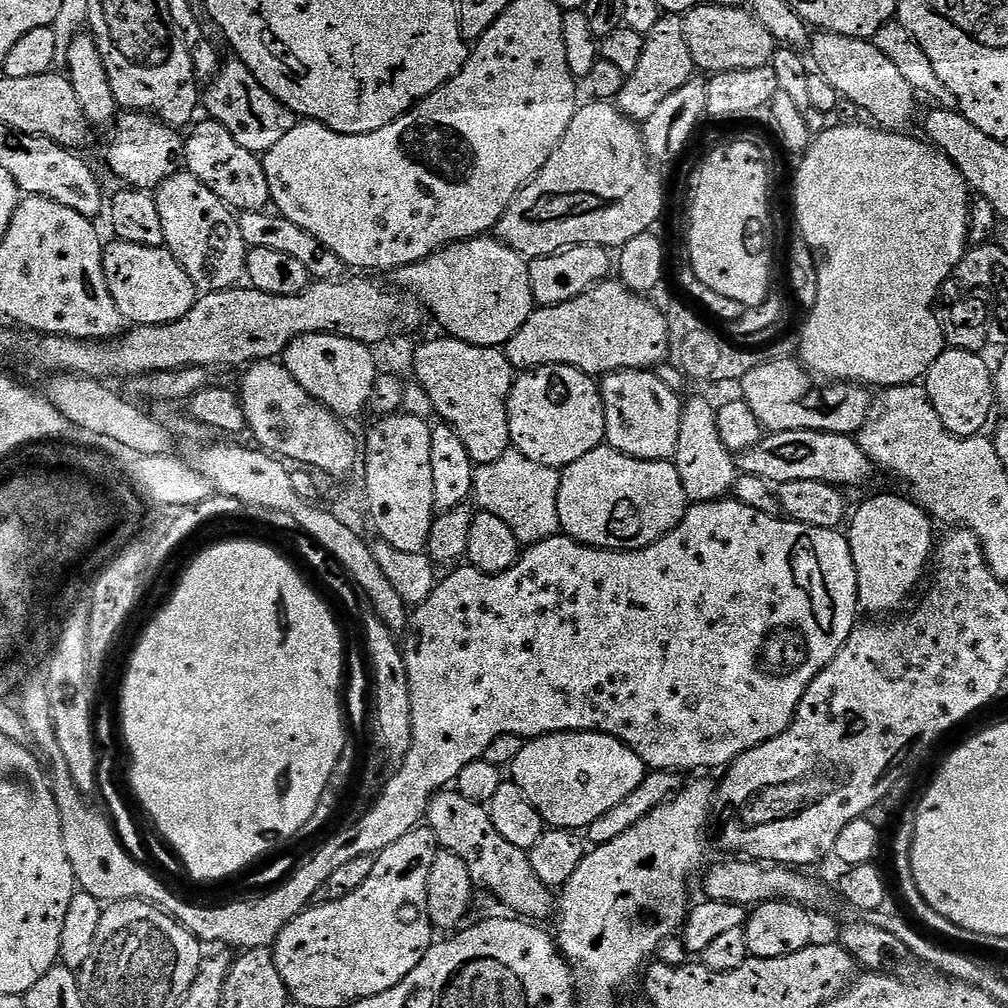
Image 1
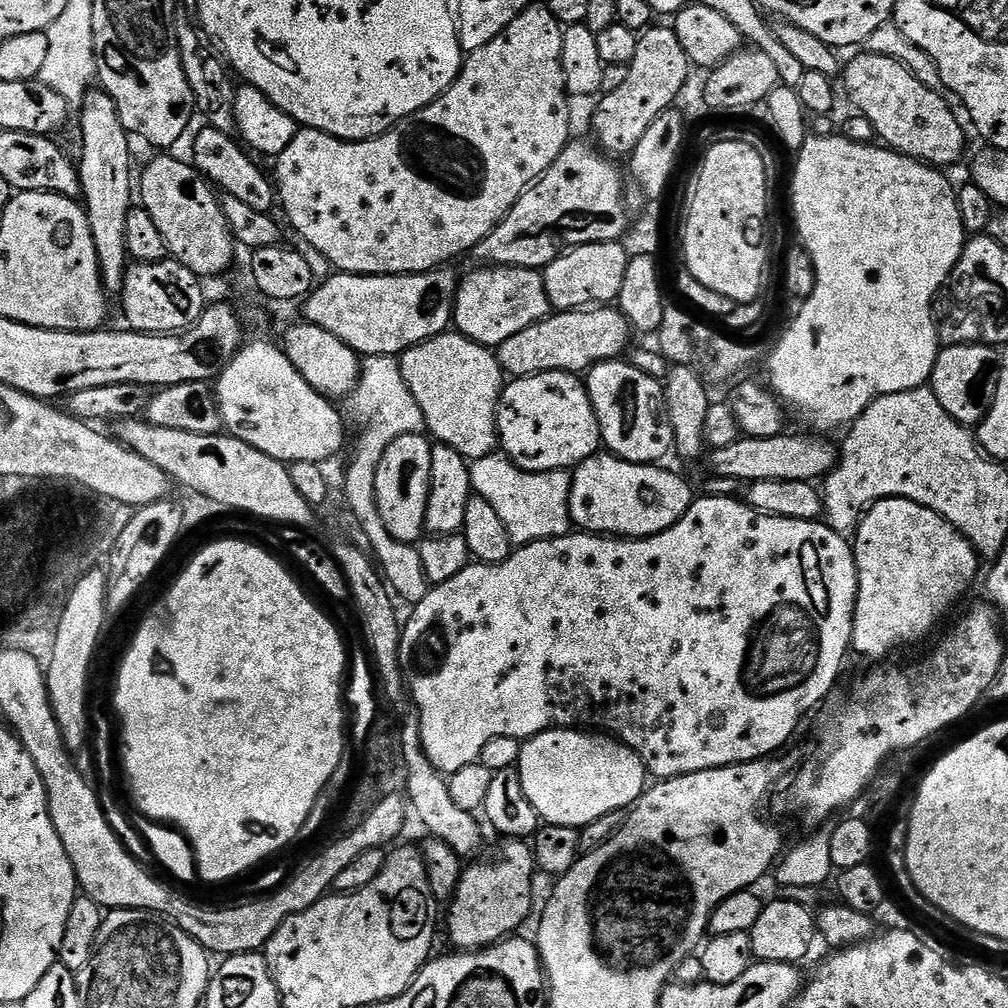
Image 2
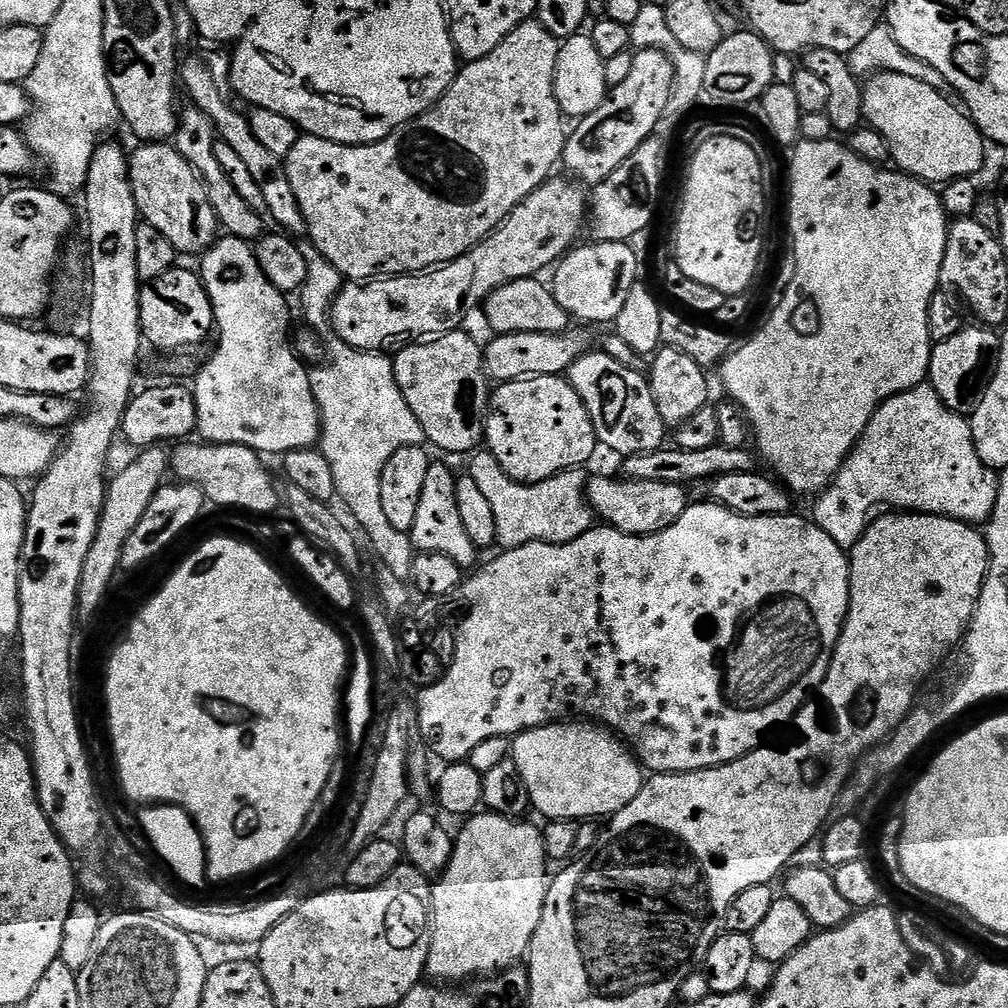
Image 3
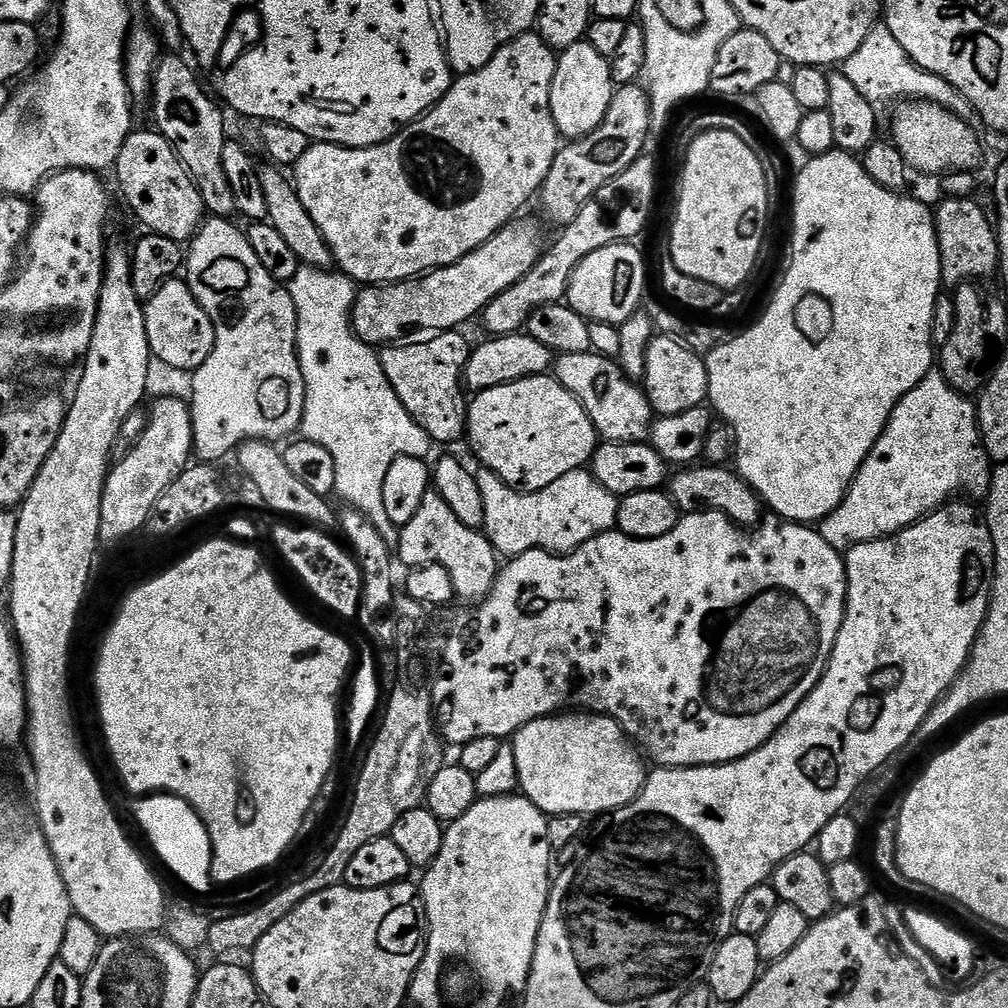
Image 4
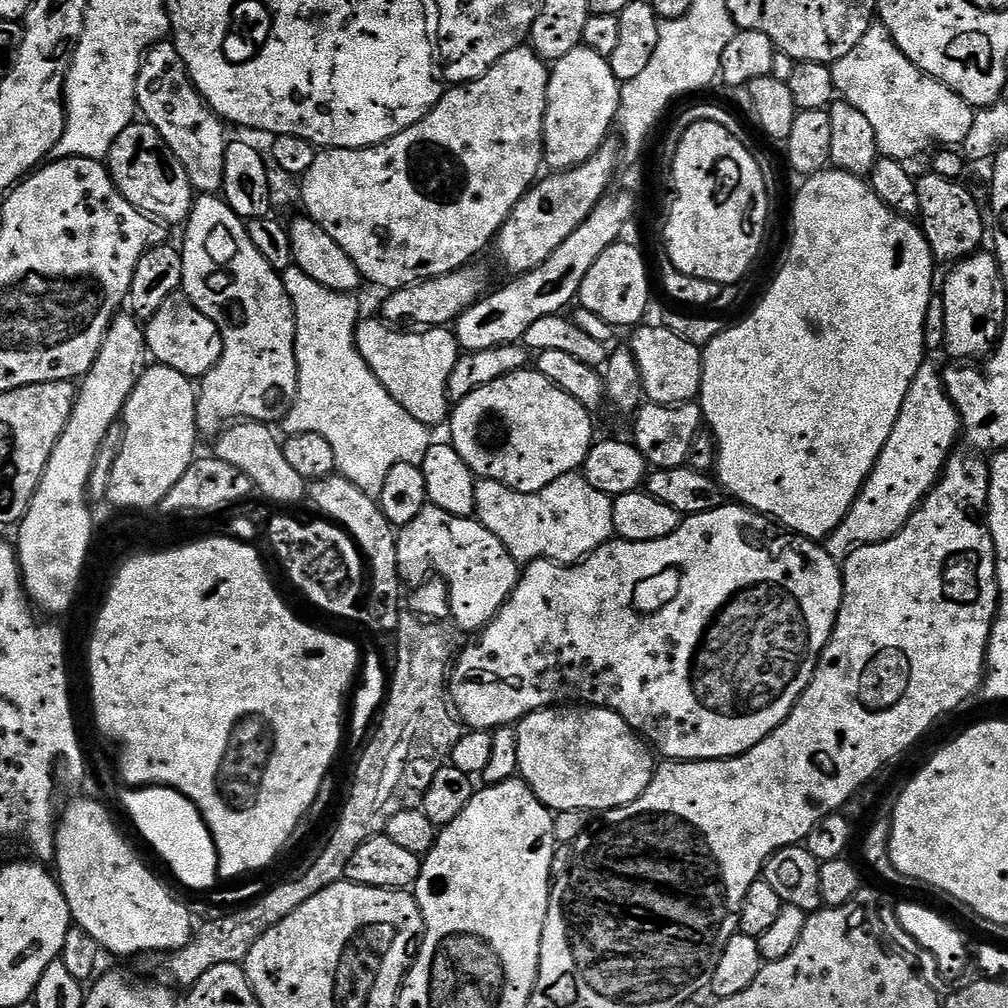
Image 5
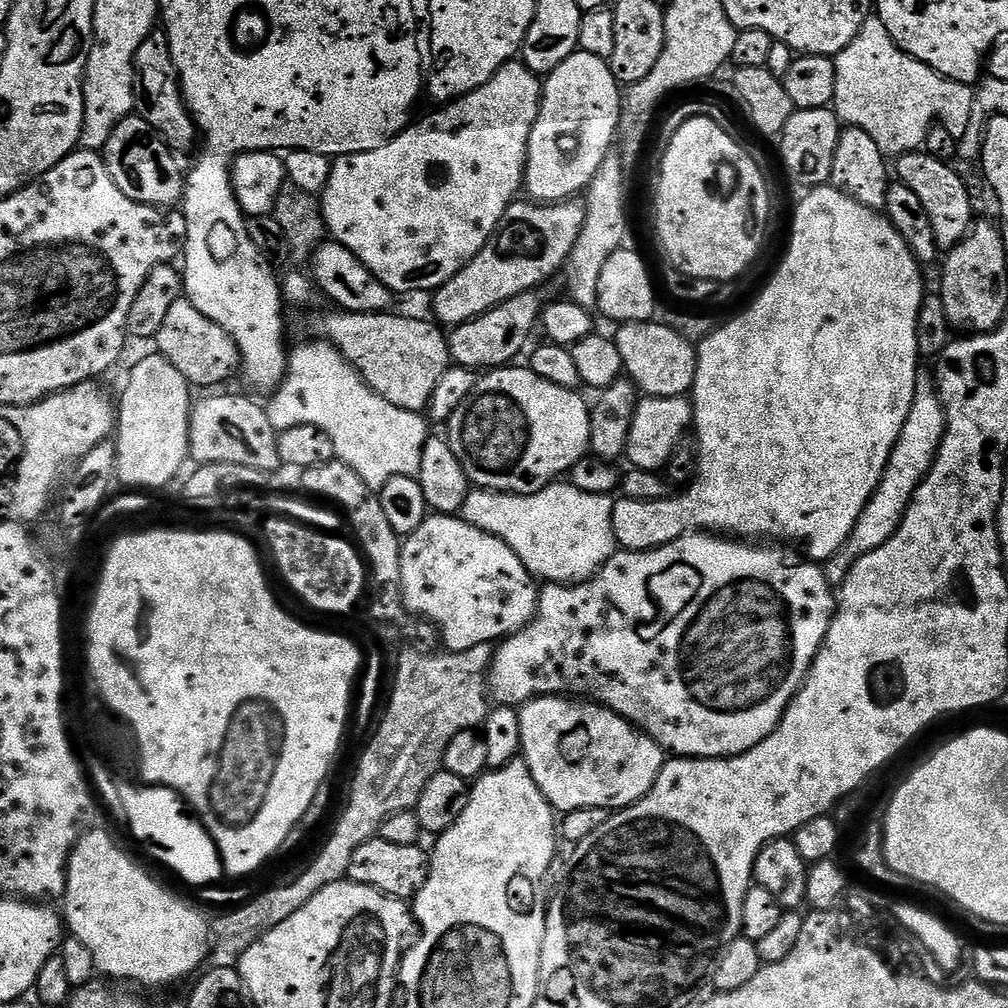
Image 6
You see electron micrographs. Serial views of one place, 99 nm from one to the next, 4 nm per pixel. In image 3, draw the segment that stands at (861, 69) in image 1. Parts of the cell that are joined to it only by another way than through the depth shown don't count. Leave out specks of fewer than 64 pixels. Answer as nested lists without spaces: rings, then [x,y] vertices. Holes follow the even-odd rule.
[[[877,72],[867,77],[864,120],[890,146],[890,160],[905,176],[943,186],[950,180],[975,177],[984,168],[986,141],[972,117],[955,108],[945,93],[906,74]]]

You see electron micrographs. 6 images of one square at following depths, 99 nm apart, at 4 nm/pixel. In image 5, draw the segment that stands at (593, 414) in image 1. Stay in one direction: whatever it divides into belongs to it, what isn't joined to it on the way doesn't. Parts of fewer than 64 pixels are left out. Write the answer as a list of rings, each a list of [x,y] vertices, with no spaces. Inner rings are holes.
[[[511,372],[498,378],[498,382],[490,382],[490,386],[466,394],[466,398],[451,409],[450,443],[479,479],[493,480],[515,492],[537,492],[583,465],[594,443],[592,416],[593,413],[584,408],[578,398],[566,394],[566,390],[540,372]]]

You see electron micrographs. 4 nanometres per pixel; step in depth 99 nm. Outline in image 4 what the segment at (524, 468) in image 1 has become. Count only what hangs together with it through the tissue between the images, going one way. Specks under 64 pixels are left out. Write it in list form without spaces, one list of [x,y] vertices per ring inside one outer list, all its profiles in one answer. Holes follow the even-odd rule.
[[[584,468],[562,474],[558,482],[550,482],[537,492],[518,492],[487,470],[477,471],[476,481],[486,509],[482,531],[504,558],[521,556],[535,548],[557,554],[573,552],[590,538],[613,531],[620,518],[620,500]]]

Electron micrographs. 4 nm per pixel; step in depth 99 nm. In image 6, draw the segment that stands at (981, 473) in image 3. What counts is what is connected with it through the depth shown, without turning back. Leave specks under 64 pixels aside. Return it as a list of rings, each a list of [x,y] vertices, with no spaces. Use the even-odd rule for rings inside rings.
[[[917,371],[916,393],[914,402],[910,406],[910,414],[906,414],[906,422],[902,426],[902,434],[898,434],[898,442],[886,462],[886,470],[858,522],[854,522],[854,530],[850,538],[840,548],[836,555],[823,561],[822,567],[828,583],[833,586],[843,584],[846,574],[854,566],[858,558],[878,550],[898,530],[902,518],[912,501],[912,495],[918,490],[918,486],[926,478],[931,470],[932,463],[936,461],[936,455],[940,449],[940,443],[944,437],[946,418],[944,407],[940,401],[940,393],[936,391],[936,378],[931,371]]]

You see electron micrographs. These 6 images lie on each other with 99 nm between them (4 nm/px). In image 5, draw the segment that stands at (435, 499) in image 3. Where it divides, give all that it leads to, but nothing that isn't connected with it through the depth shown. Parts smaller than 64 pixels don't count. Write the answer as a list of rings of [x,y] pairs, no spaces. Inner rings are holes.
[[[427,503],[405,528],[399,529],[398,570],[405,585],[417,586],[435,574],[448,584],[451,619],[464,632],[479,633],[502,610],[512,596],[521,569],[516,559],[475,518],[446,514]]]

